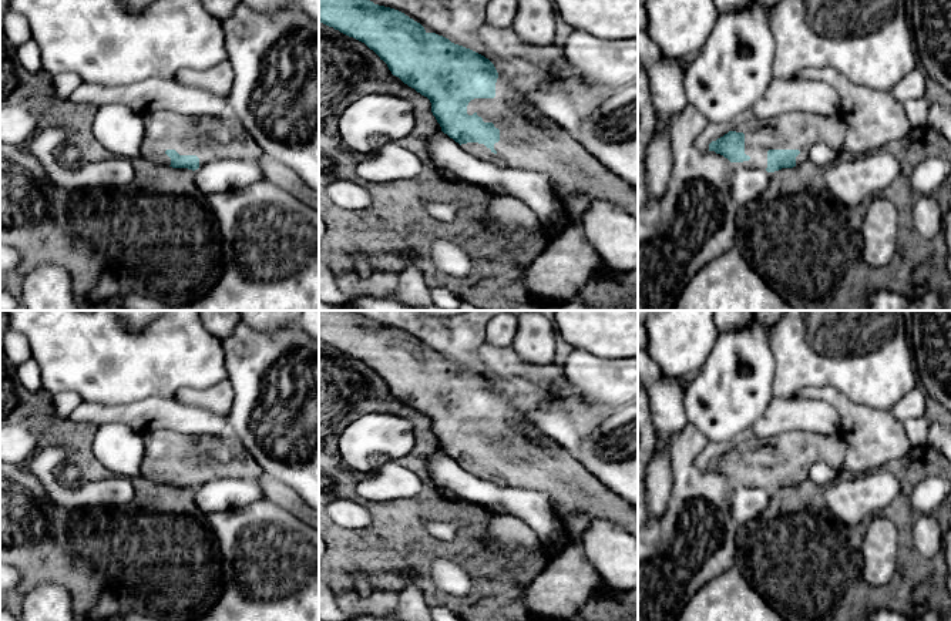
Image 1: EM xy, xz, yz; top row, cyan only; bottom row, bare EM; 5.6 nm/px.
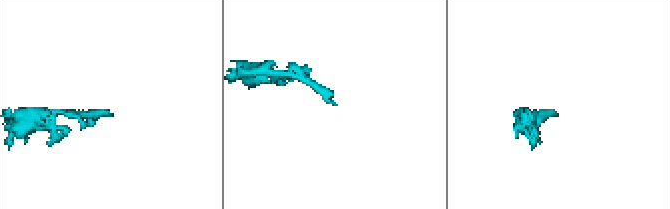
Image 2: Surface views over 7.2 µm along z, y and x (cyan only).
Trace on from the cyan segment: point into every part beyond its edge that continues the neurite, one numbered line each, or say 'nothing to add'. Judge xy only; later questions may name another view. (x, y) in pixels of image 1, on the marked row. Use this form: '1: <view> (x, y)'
1: xy (224, 137)

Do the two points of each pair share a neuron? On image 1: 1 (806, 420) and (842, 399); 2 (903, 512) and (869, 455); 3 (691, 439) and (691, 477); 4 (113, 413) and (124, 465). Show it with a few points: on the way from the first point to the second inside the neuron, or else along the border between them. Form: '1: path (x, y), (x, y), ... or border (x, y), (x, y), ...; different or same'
1: border (799, 396), (827, 402), (839, 415), (840, 430); different
2: border (913, 447), (890, 466); different
3: path (689, 449), (689, 467); same
4: border (98, 426), (125, 423), (141, 436); different

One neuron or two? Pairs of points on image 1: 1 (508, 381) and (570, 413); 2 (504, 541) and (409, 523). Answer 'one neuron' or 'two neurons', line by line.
1: one neuron
2: two neurons

